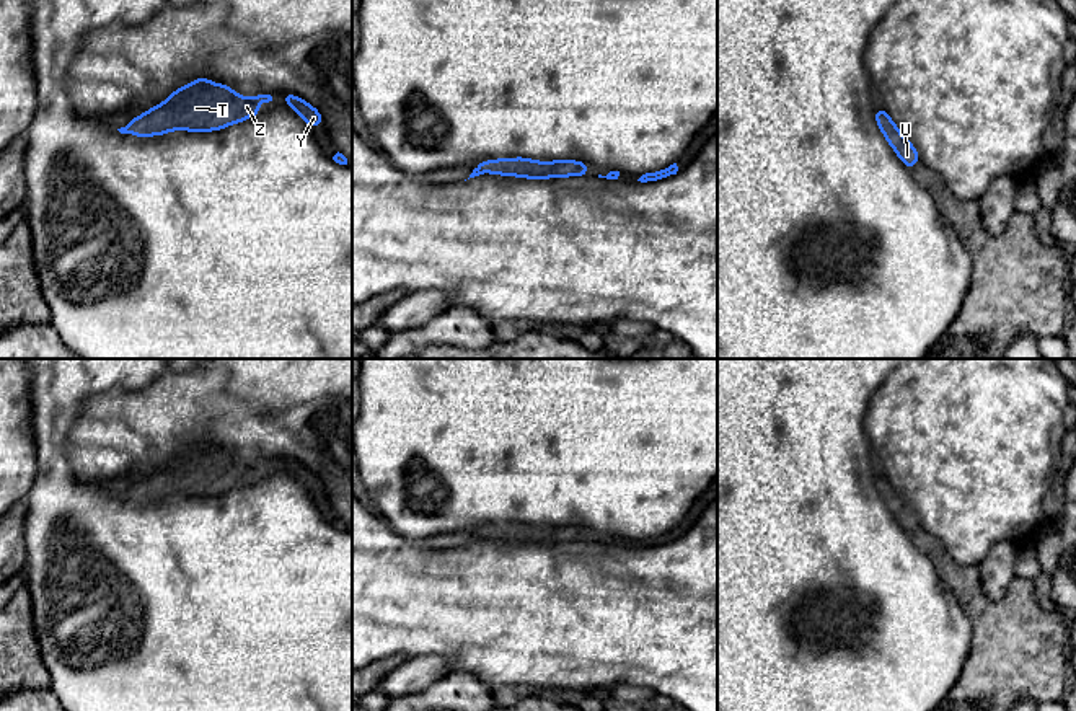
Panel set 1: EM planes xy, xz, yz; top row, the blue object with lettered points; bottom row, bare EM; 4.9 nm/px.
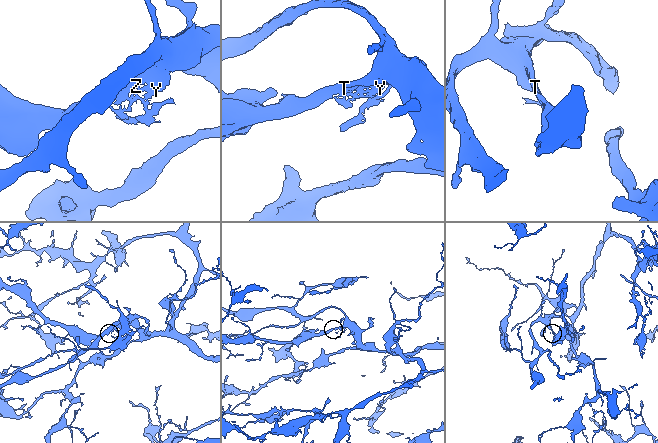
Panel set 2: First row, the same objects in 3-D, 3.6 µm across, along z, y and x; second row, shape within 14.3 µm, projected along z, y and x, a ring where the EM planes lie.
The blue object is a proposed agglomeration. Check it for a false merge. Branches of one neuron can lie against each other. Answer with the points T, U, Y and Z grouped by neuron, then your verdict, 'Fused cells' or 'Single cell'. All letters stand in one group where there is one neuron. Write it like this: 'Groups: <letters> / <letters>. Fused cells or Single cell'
Groups: T U Y Z. Single cell

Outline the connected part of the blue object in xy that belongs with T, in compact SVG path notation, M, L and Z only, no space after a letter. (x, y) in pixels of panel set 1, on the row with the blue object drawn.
M199 77L117 130L135 137L165 135L173 130L222 130L259 116L261 101L274 104L276 96L269 91L245 98L223 83Z

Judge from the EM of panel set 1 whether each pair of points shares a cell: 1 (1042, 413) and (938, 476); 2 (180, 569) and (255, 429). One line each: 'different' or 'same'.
1: same
2: different

